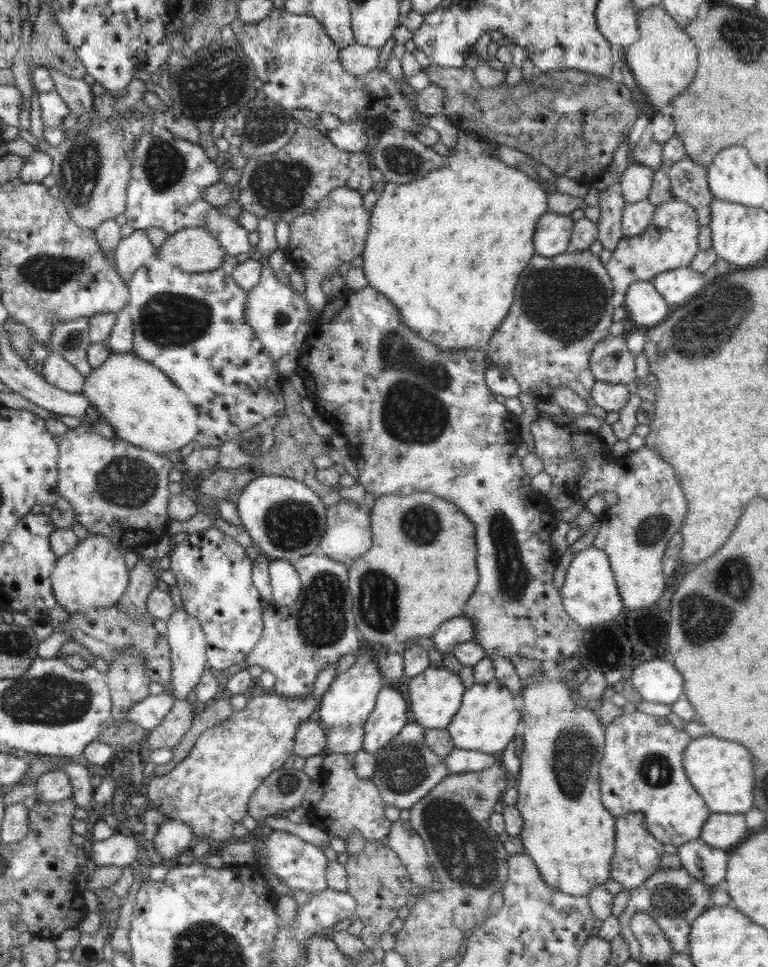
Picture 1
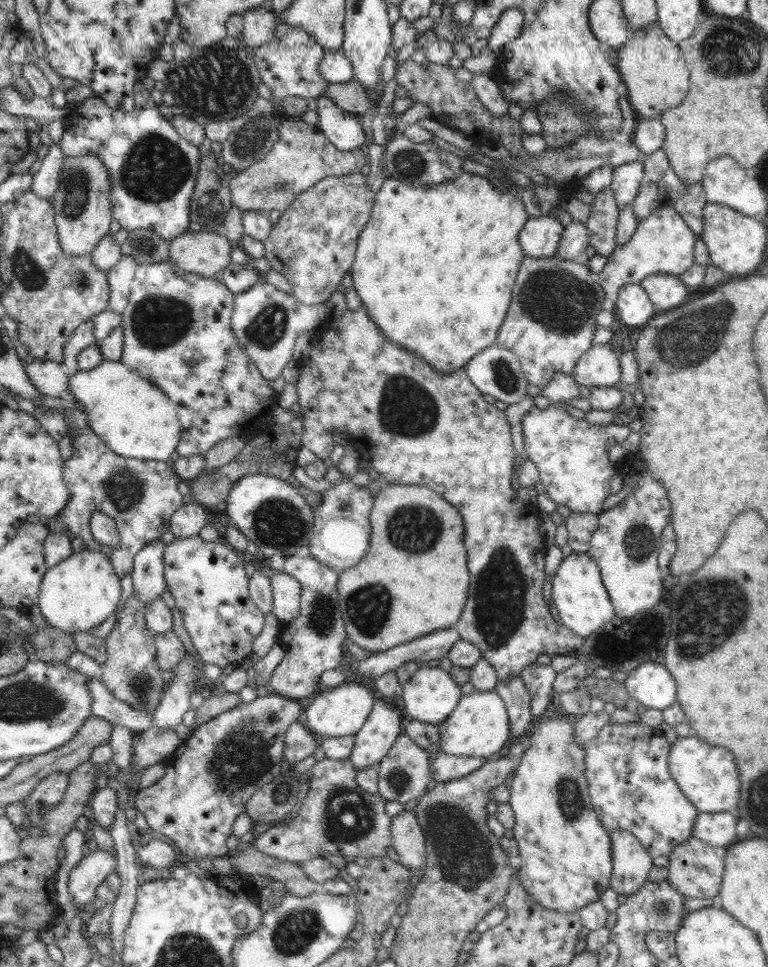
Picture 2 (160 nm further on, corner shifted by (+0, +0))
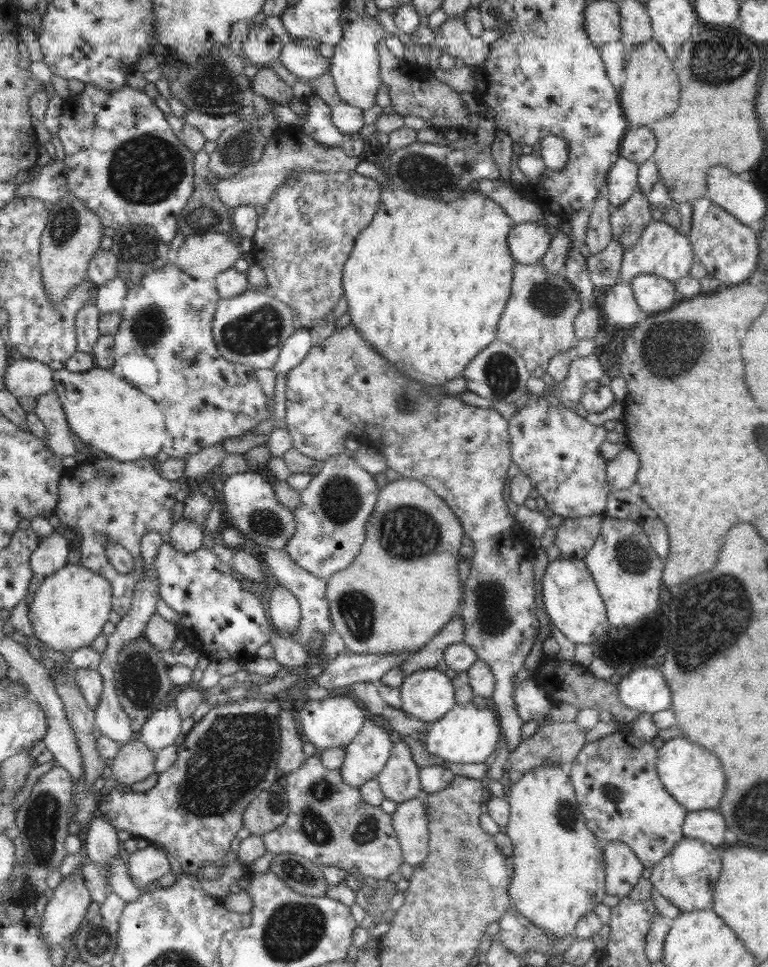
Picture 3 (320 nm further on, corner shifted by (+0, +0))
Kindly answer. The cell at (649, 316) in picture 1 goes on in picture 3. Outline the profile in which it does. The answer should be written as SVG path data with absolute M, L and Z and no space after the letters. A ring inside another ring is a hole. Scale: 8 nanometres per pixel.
M628 282L612 285L598 305L601 314L618 326L638 325L650 315L638 306Z

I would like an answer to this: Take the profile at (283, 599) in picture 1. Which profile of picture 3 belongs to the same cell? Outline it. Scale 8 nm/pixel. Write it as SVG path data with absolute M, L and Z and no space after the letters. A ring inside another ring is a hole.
M276 586L270 594L267 616L278 633L290 635L296 632L301 622L298 598L284 586Z

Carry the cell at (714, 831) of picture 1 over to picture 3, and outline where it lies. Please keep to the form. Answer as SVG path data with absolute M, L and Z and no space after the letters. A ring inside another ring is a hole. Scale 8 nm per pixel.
M718 810L688 811L682 823L683 836L695 838L708 844L722 844L727 840L730 830L726 828L726 821Z

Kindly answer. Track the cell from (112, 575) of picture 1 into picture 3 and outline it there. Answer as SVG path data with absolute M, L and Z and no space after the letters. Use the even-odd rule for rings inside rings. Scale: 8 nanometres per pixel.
M80 562L66 563L66 566L48 575L40 583L29 608L28 618L34 636L56 652L71 653L80 647L90 647L103 633L112 610L112 585Z

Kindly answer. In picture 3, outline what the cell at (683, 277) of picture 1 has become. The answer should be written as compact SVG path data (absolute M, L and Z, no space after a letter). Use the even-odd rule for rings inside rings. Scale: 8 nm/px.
M649 274L635 276L630 282L638 306L649 314L670 309L677 296L673 284L665 278Z

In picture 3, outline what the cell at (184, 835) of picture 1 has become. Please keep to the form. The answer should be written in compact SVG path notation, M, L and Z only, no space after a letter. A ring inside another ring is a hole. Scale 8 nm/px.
M156 844L126 855L129 874L138 888L152 887L158 878L172 872L165 851Z

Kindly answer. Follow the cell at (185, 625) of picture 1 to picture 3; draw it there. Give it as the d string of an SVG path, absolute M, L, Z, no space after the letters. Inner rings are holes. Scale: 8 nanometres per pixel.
M175 701L172 705L166 707L165 705L152 713L148 720L142 726L142 730L138 733L138 740L142 741L148 749L153 750L153 752L159 752L163 748L174 745L176 738L180 736L181 733L182 719L178 714L177 708L175 707Z

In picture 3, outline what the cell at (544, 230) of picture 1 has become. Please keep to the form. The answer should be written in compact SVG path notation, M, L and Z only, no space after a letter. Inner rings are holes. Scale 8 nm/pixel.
M521 222L508 233L508 249L516 263L535 264L546 256L552 239L545 223Z

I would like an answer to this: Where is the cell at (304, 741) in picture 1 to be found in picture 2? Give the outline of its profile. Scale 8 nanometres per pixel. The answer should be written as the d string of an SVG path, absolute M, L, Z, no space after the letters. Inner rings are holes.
M293 722L284 736L283 760L293 765L308 758L318 748L320 739L308 730L302 722Z

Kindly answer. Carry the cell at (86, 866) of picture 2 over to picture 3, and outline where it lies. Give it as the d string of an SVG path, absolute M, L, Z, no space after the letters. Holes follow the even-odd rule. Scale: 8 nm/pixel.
M75 870L49 895L43 916L37 921L45 944L51 949L73 935L85 923L84 916L93 902L89 888L85 885L80 870Z

